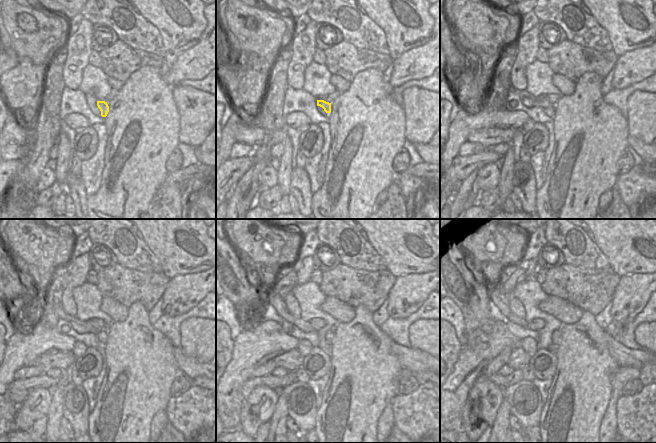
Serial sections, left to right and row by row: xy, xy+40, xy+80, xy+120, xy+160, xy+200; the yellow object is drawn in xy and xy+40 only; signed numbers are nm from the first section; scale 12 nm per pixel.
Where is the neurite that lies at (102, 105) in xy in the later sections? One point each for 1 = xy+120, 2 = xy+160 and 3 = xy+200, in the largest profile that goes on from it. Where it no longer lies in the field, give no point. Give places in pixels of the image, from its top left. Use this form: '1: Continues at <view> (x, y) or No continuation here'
1: Continues at xy+120 (81, 327)
2: Continues at xy+160 (276, 301)
3: Continues at xy+200 (498, 297).

